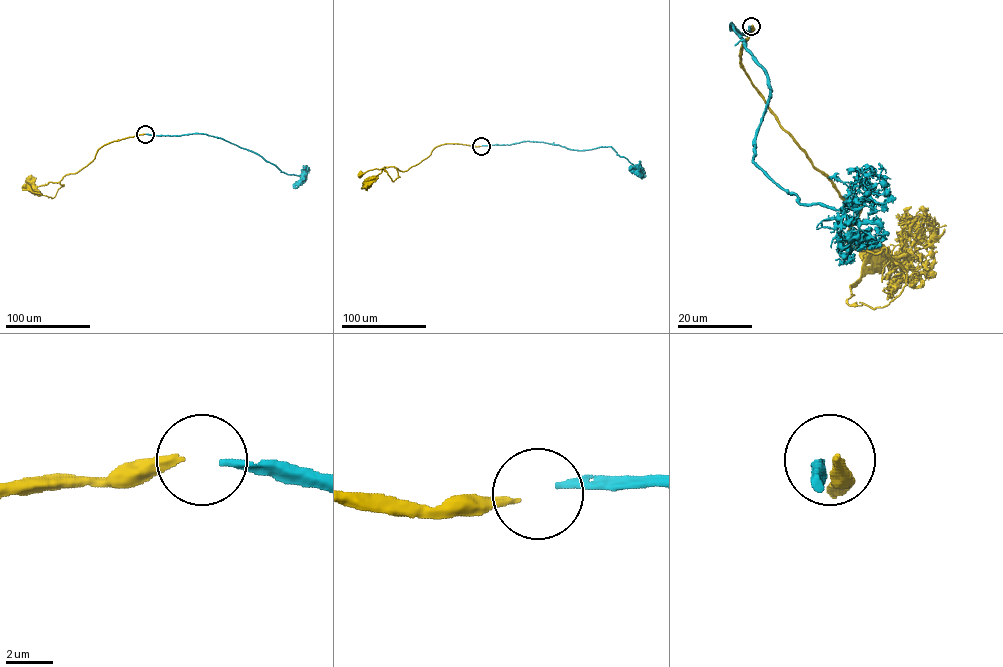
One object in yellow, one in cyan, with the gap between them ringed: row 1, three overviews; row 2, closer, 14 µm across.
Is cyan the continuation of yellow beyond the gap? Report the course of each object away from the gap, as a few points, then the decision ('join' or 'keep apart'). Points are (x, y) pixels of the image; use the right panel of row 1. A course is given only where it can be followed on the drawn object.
yellow via (752, 26), (752, 85), (861, 203), (847, 242), (906, 273), (887, 305), (849, 305), (870, 254) | cyan via (750, 26), (731, 24), (770, 87), (753, 160), (800, 203), (856, 224), (856, 244), (835, 260) | join

